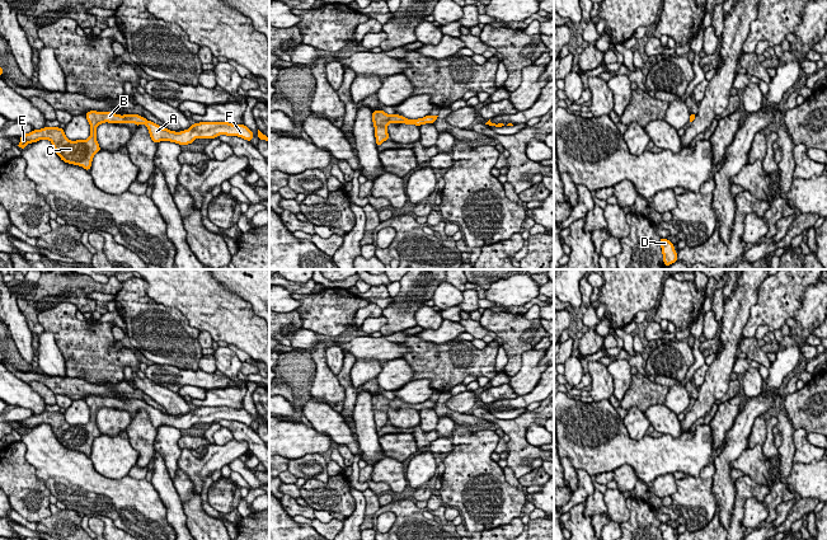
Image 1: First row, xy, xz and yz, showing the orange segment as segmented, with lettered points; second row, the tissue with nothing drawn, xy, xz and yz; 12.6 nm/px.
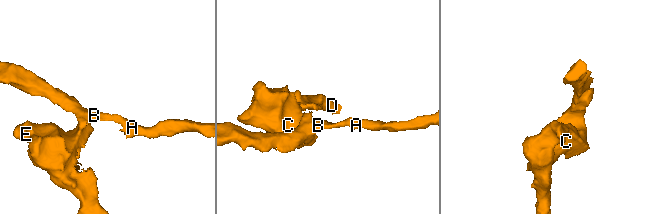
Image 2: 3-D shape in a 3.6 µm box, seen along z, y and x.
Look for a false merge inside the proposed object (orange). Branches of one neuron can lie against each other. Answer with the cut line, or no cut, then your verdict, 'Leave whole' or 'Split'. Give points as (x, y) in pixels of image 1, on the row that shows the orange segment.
No split. Leave whole

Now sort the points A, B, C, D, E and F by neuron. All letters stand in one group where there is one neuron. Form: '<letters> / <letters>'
A B C D E F

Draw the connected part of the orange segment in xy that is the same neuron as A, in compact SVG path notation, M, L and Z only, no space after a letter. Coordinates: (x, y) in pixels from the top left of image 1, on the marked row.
M89 111L85 117L90 125L90 136L86 140L71 141L66 137L65 131L60 127L43 127L33 130L20 137L17 145L25 149L28 144L39 140L50 140L58 158L67 163L83 166L90 170L94 155L100 151L97 141L97 126L102 123L135 123L136 126L145 125L149 130L151 140L158 144L160 141L170 141L178 145L189 145L196 138L215 138L220 135L238 136L246 141L252 141L254 133L245 125L232 125L229 122L199 122L193 123L188 130L175 132L163 128L159 125L147 121L138 114L116 114L113 112Z

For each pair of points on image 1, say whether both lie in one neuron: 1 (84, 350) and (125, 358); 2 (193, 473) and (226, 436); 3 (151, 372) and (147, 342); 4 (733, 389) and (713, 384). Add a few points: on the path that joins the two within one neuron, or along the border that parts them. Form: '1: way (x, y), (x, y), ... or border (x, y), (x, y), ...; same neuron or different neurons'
1: way (94, 355), (97, 357), (114, 357); same neuron
2: border (234, 438), (221, 445), (215, 444); different neurons
3: border (153, 362), (177, 366), (182, 370); different neurons
4: border (731, 380), (727, 391), (719, 399); different neurons

